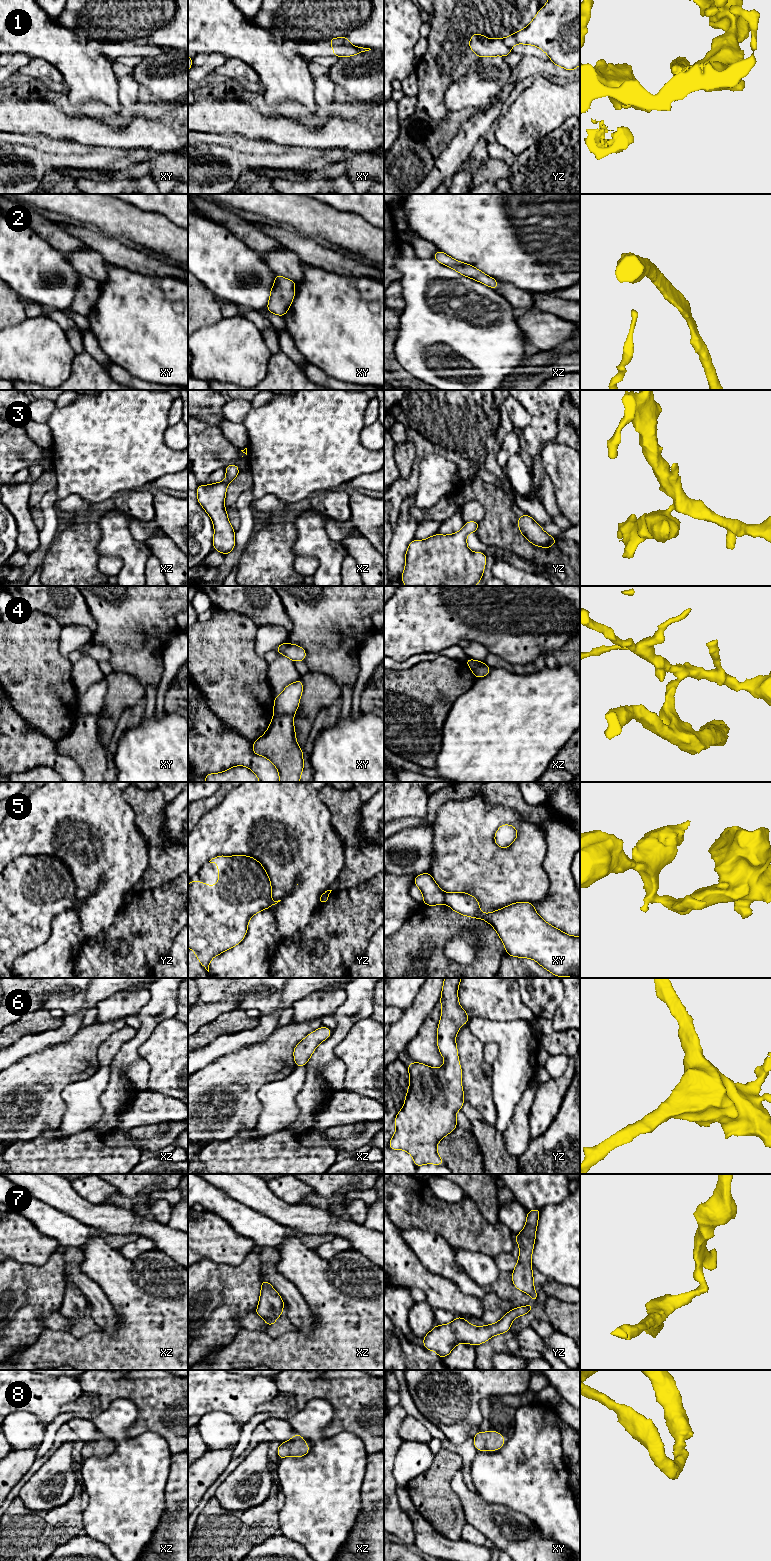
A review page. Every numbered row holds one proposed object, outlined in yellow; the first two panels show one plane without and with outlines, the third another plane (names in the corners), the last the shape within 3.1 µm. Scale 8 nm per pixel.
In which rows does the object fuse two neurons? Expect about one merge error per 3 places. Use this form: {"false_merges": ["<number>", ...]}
{"false_merges": ["1", "4", "5"]}

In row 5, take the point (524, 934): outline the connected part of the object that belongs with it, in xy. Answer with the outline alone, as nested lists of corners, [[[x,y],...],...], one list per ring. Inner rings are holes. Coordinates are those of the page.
[[[452,892],[446,893],[444,903],[463,916],[483,919],[488,922],[502,940],[507,955],[533,959],[557,977],[580,978],[580,936],[568,935],[547,923],[536,912],[532,902],[516,902],[491,913],[482,913],[477,898],[466,892]]]

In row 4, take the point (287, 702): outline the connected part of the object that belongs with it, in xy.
[[[301,679],[287,685],[285,689],[274,698],[273,716],[294,715],[299,707],[302,693],[303,682]]]

